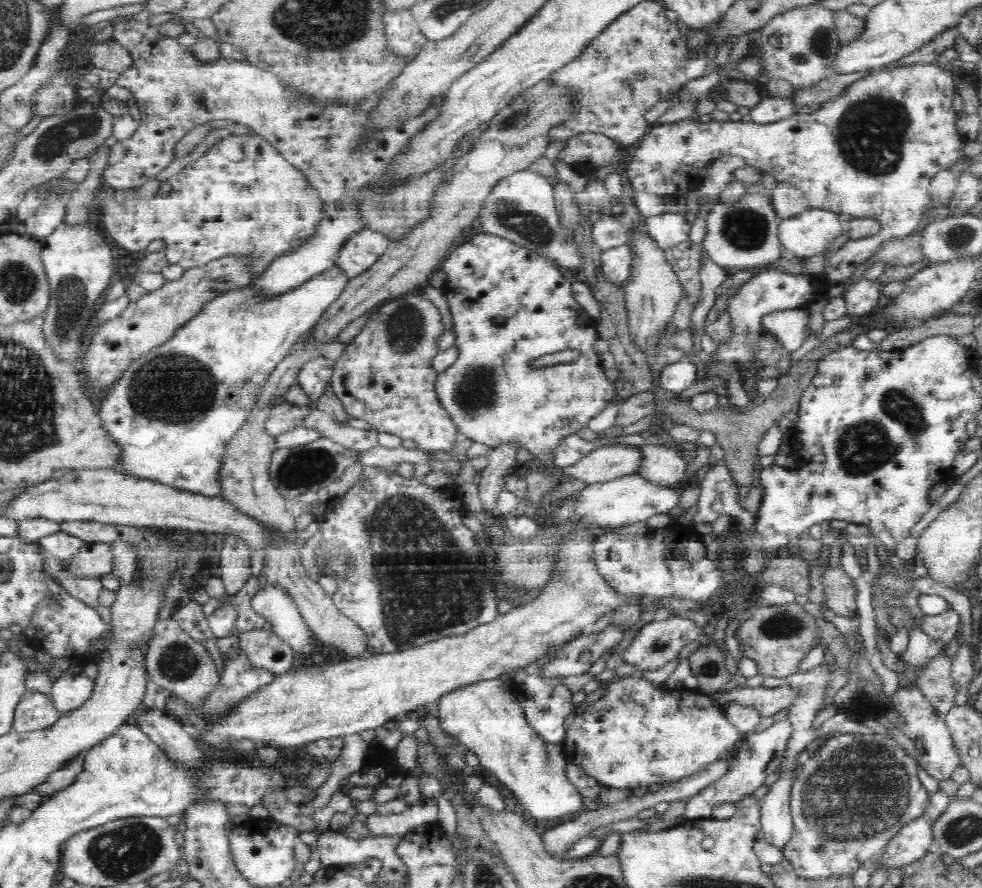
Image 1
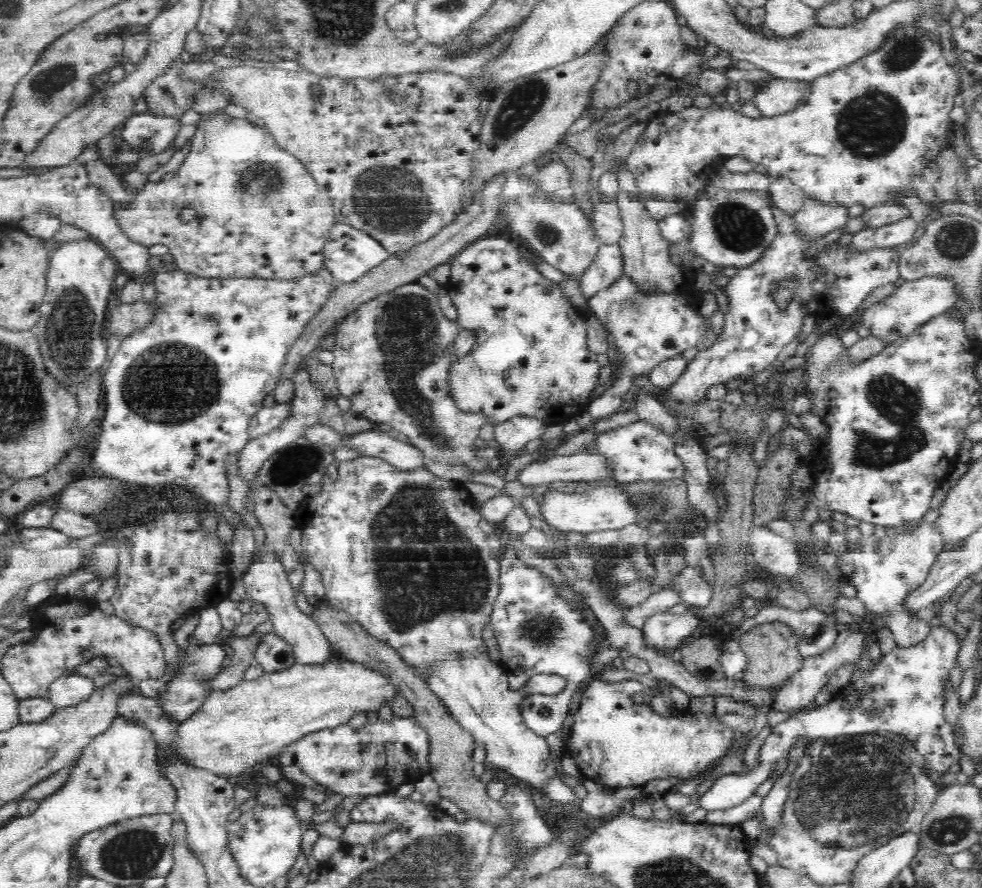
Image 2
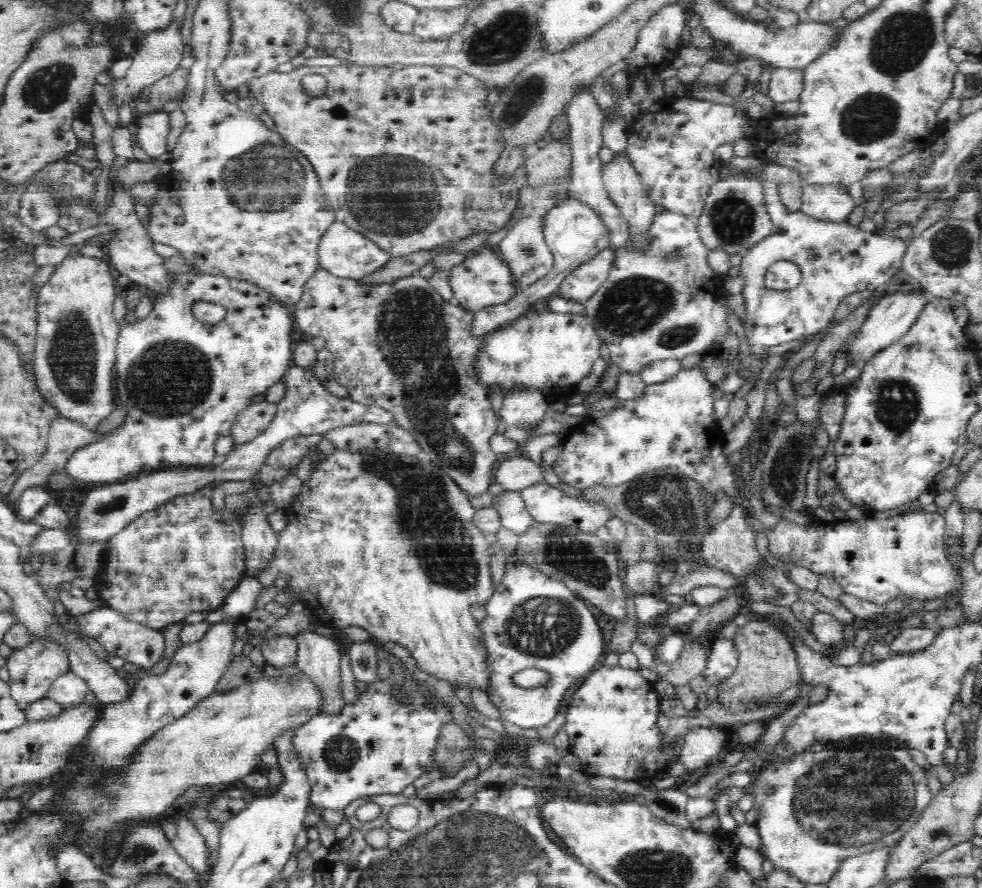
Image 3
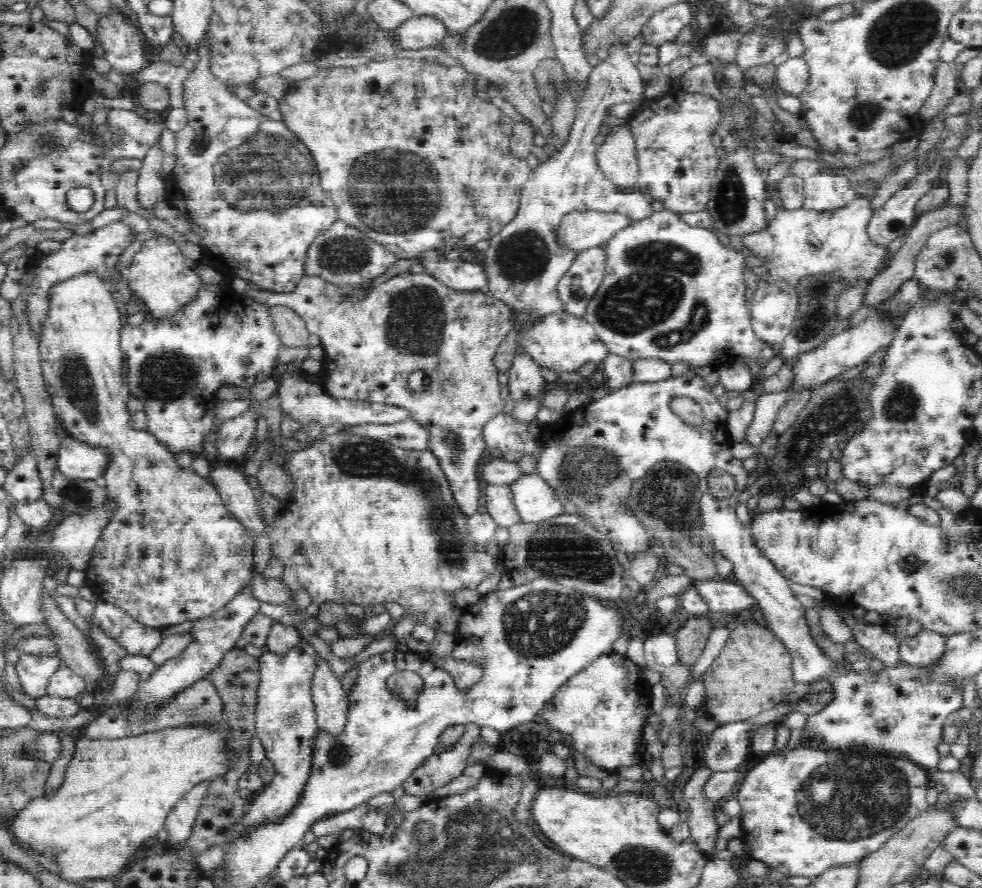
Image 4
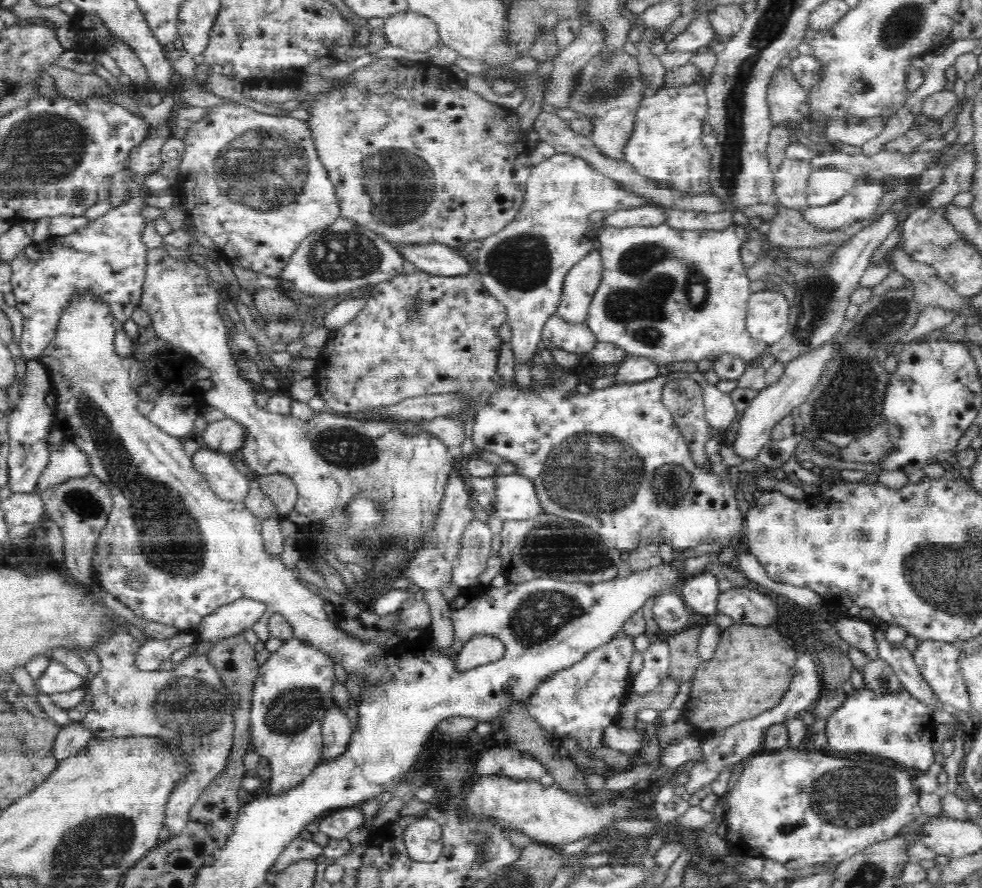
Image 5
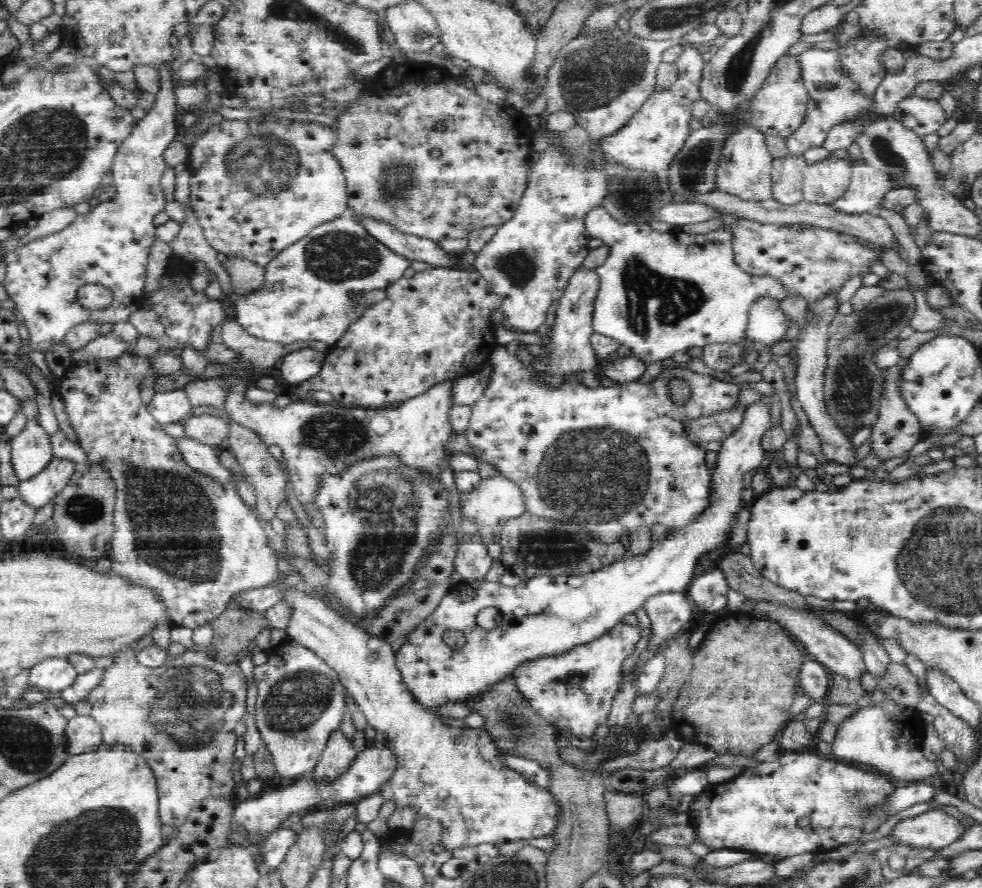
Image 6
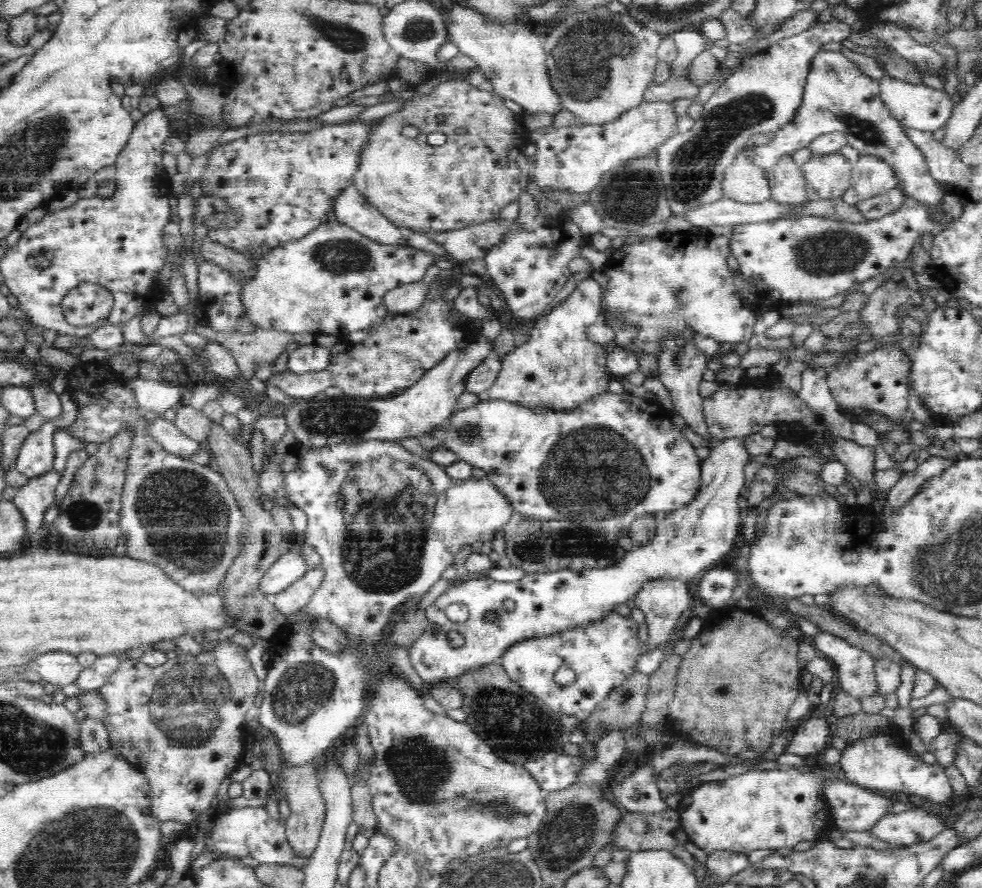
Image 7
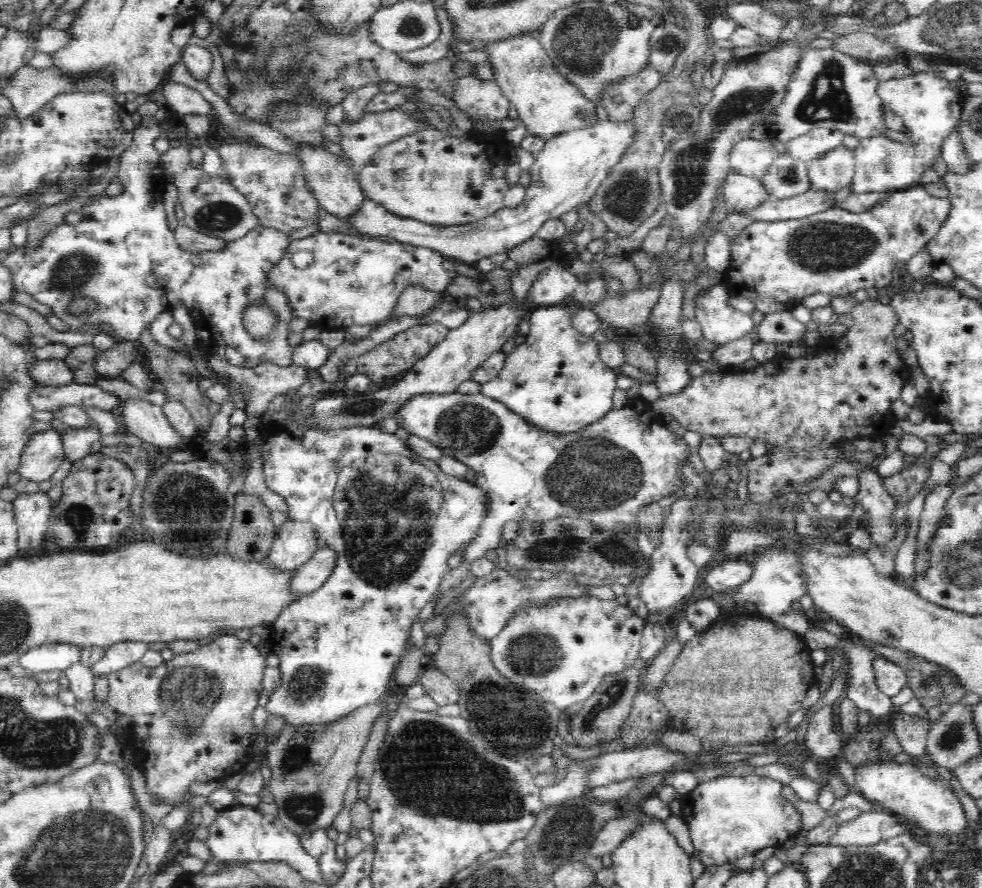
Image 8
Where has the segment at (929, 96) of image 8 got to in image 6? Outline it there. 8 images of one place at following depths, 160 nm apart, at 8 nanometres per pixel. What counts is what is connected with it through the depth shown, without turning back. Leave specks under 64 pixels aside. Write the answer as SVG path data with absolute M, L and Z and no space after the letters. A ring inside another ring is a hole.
M914 96L900 102L894 119L921 138L937 134L942 125L947 122L940 103ZM867 164L853 167L852 182L848 191L830 204L836 212L847 215L864 215L875 212L892 189L888 173L875 170Z

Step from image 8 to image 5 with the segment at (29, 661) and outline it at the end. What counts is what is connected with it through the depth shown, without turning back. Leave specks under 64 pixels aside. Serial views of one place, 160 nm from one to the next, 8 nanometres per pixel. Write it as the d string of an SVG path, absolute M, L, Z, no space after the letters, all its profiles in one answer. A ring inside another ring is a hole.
M52 661L44 676L35 683L37 690L51 695L76 690L86 685L86 678L67 670L62 664Z

